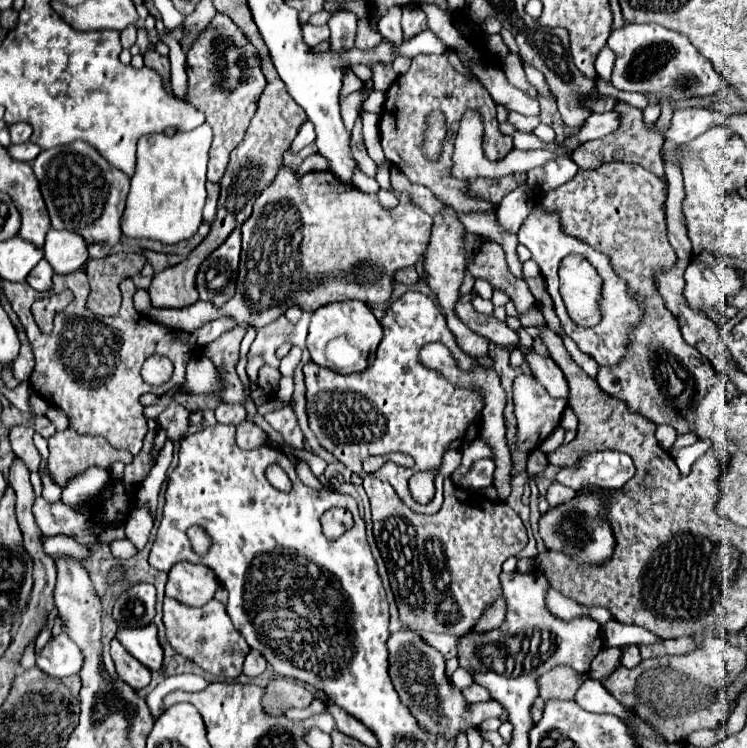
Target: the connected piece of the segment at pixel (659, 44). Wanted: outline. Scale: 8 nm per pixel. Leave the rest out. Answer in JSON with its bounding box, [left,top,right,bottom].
[608,24,724,100]

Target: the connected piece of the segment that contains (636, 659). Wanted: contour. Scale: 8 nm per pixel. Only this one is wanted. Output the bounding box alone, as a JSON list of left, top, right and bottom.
[622,645,641,668]

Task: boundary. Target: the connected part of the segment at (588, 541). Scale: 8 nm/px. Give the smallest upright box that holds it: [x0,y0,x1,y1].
[538,490,614,566]

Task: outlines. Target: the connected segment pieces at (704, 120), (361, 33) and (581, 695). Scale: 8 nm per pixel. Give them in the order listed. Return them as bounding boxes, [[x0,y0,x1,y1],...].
[[666,110,720,146],[356,16,383,48],[574,678,632,726]]

